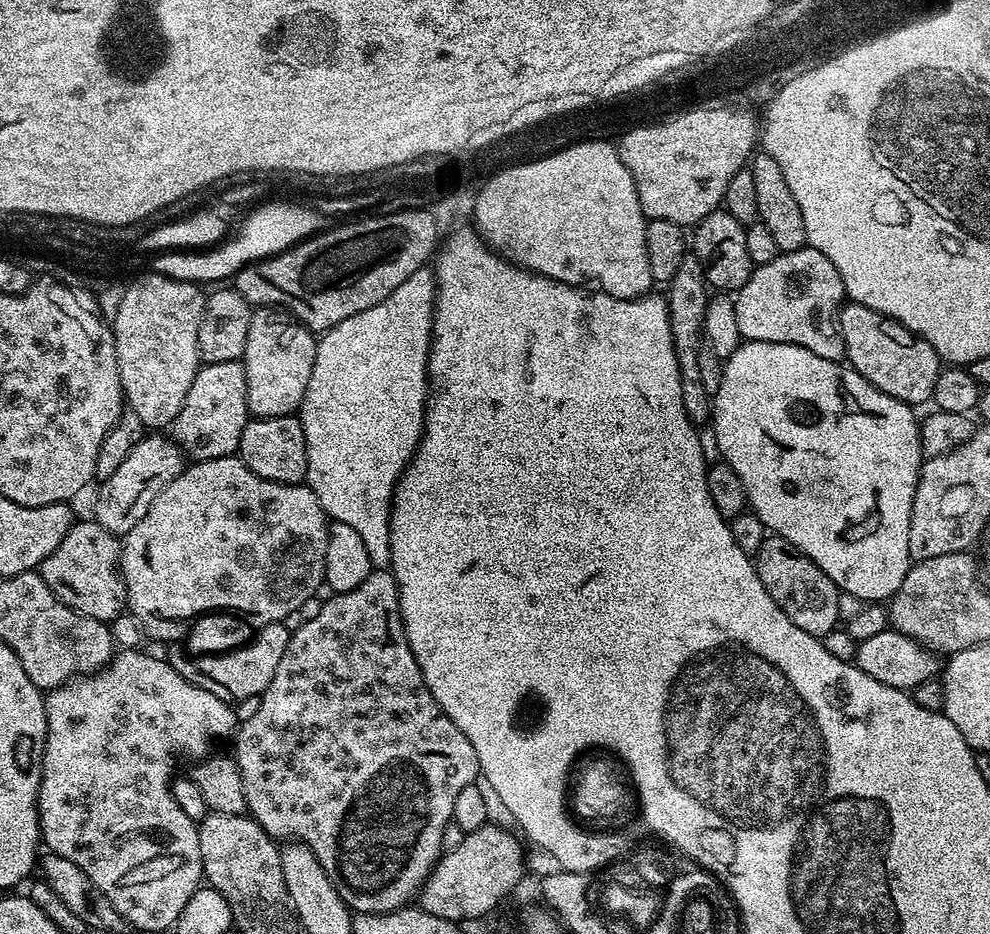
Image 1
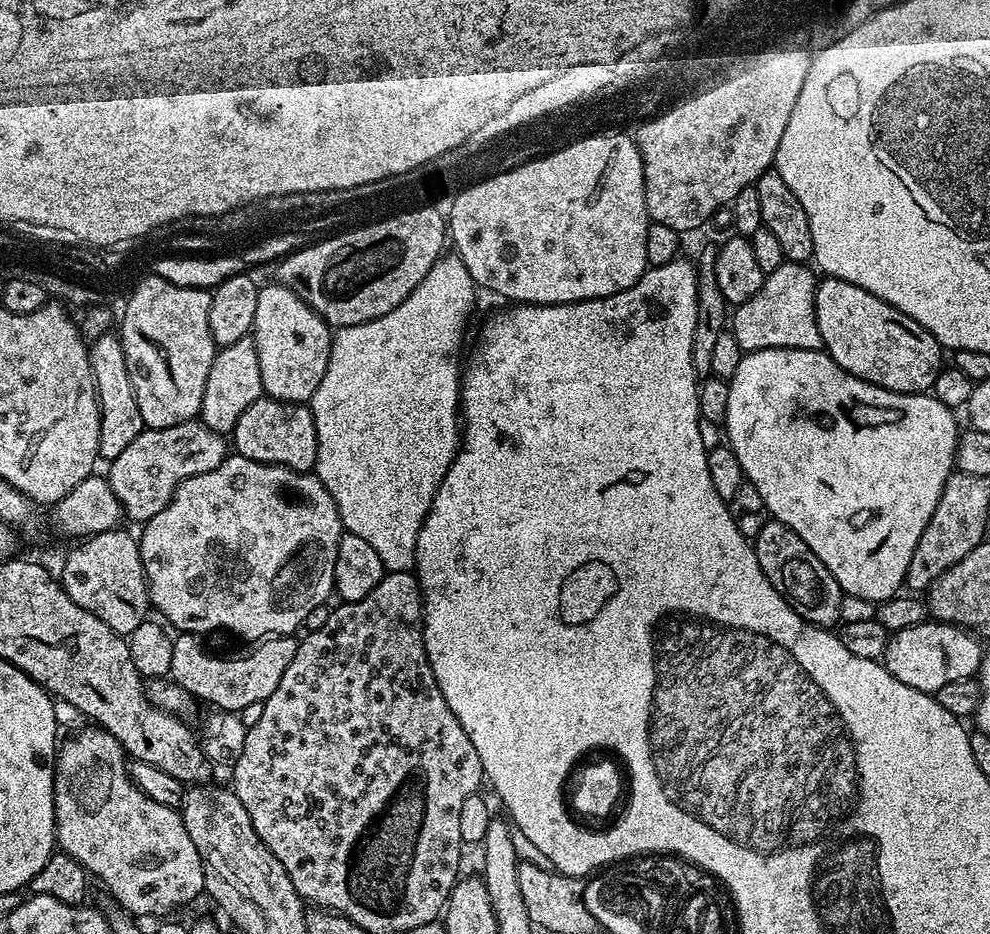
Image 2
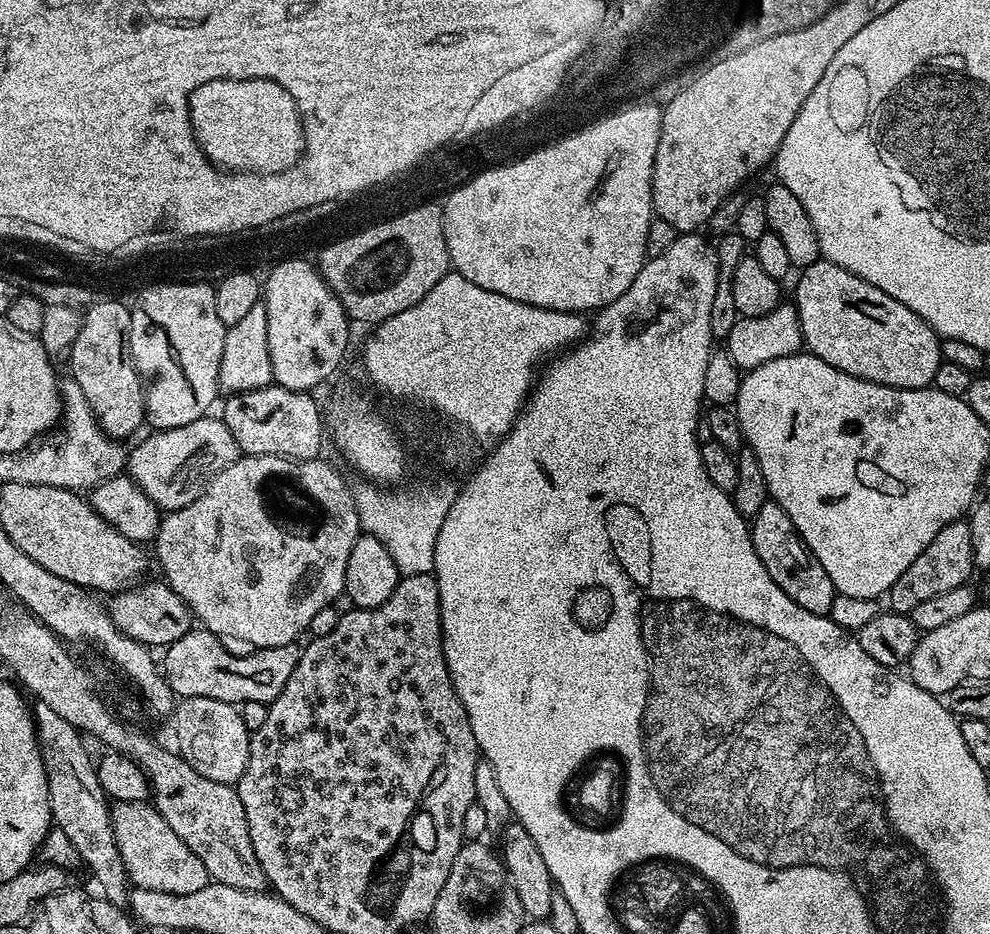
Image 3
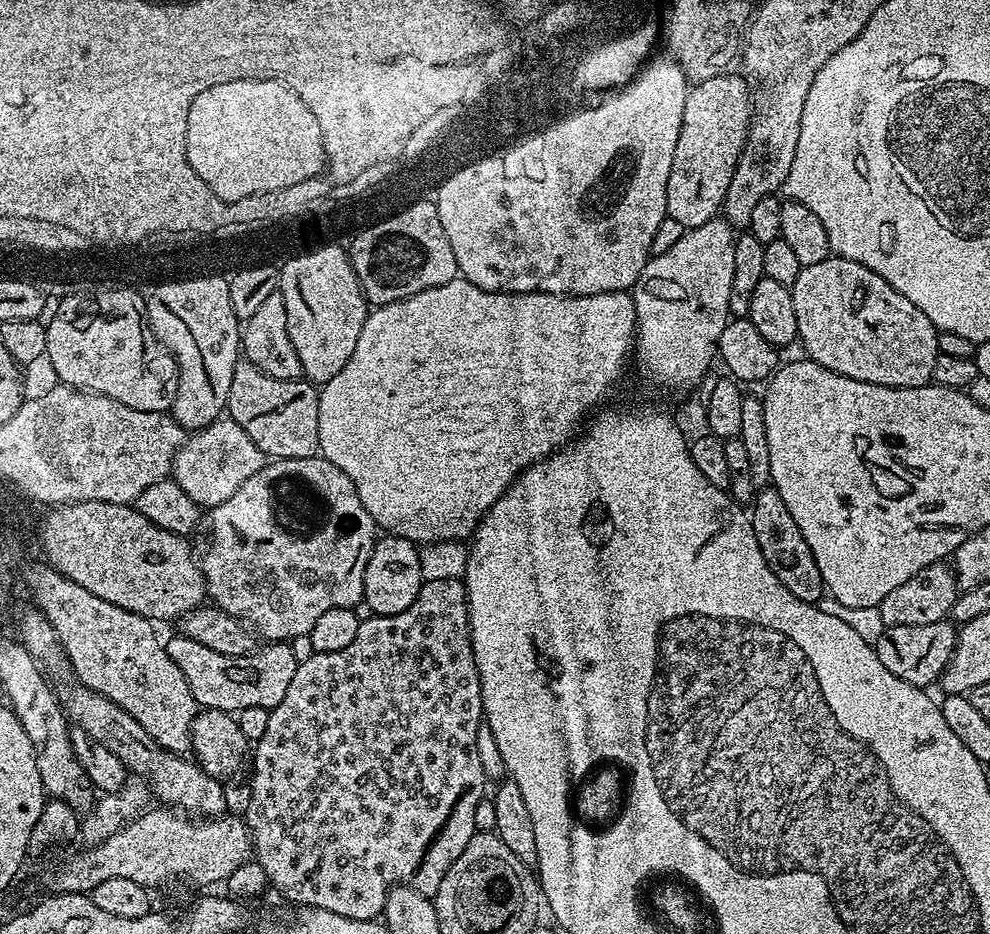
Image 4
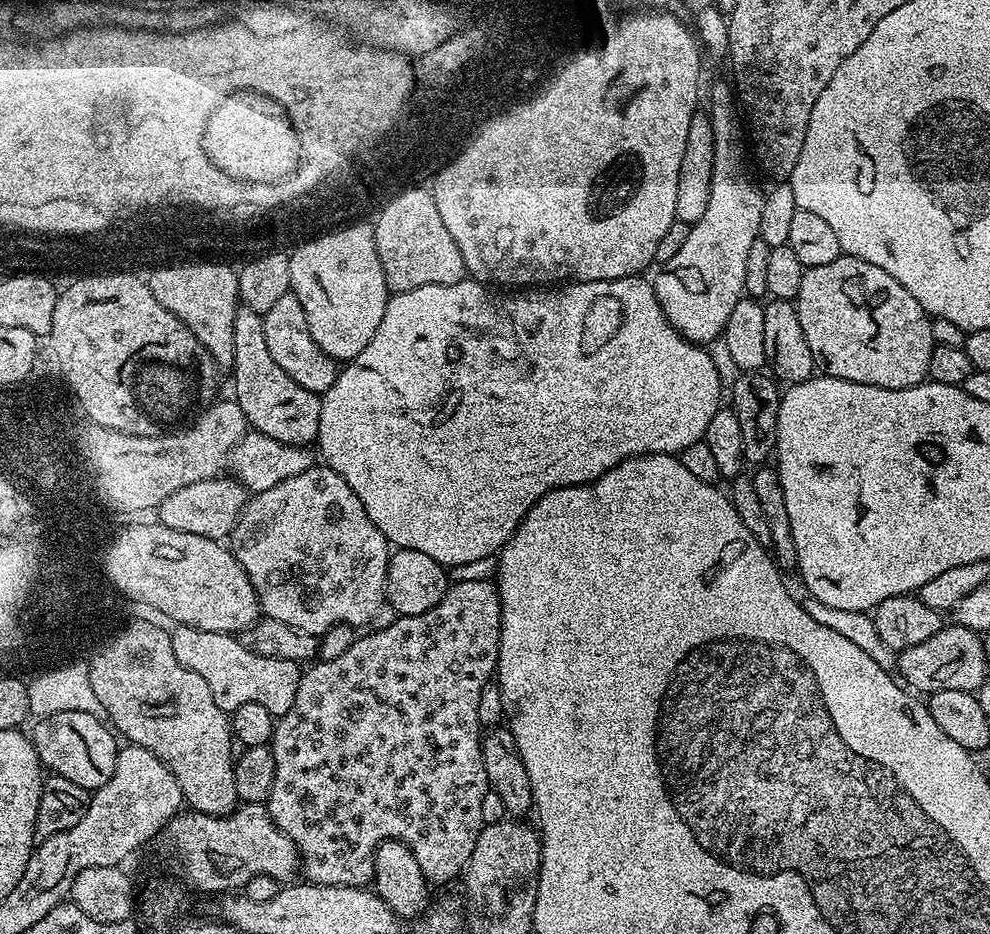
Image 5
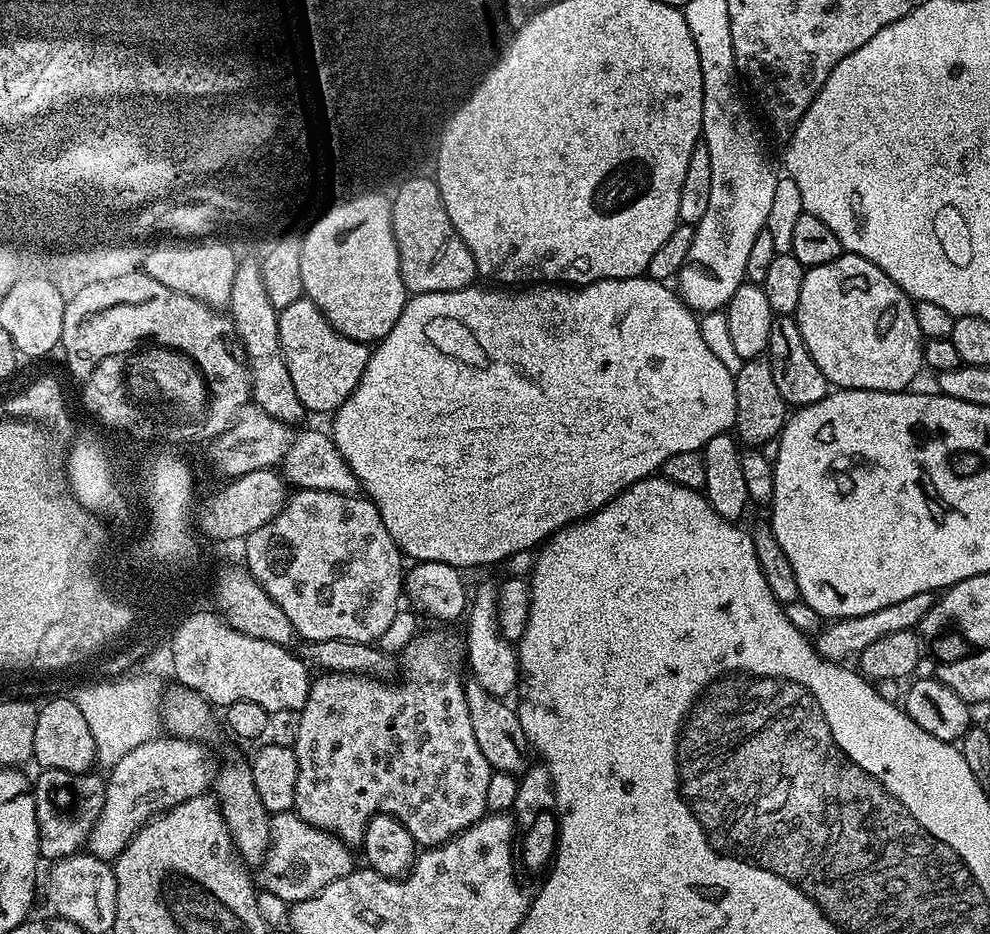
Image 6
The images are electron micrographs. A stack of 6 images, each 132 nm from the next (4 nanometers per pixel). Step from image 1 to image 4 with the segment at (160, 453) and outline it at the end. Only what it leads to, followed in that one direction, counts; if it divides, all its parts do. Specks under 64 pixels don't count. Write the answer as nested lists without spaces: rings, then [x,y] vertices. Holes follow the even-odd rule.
[[[221,418],[193,431],[185,439],[184,445],[176,451],[170,476],[178,482],[178,486],[182,486],[182,490],[186,490],[186,494],[190,494],[190,498],[194,498],[201,509],[215,510],[242,486],[242,482],[254,478],[254,474],[258,474],[265,463],[264,452],[254,446],[250,434],[246,434],[238,422]]]

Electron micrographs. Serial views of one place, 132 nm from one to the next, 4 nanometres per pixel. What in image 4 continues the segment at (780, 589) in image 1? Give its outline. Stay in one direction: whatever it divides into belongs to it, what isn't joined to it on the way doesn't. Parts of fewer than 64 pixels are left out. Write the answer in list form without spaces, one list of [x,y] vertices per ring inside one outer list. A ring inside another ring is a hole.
[[[771,486],[761,487],[750,505],[750,519],[754,538],[758,538],[758,550],[762,550],[762,558],[766,558],[766,566],[770,566],[774,578],[778,578],[794,598],[816,604],[826,592],[822,574],[818,574],[818,562],[814,562],[814,554],[810,554],[810,546],[806,546],[806,538],[802,538],[798,522],[794,522],[790,510],[786,510],[782,494]]]

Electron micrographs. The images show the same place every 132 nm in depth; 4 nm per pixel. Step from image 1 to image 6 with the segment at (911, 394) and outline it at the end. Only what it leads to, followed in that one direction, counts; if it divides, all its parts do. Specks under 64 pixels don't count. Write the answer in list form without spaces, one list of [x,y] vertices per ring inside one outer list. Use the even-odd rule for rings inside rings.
[[[842,254],[834,262],[807,269],[794,319],[810,358],[837,389],[903,392],[924,368],[926,338],[918,330],[912,297],[861,256]]]

